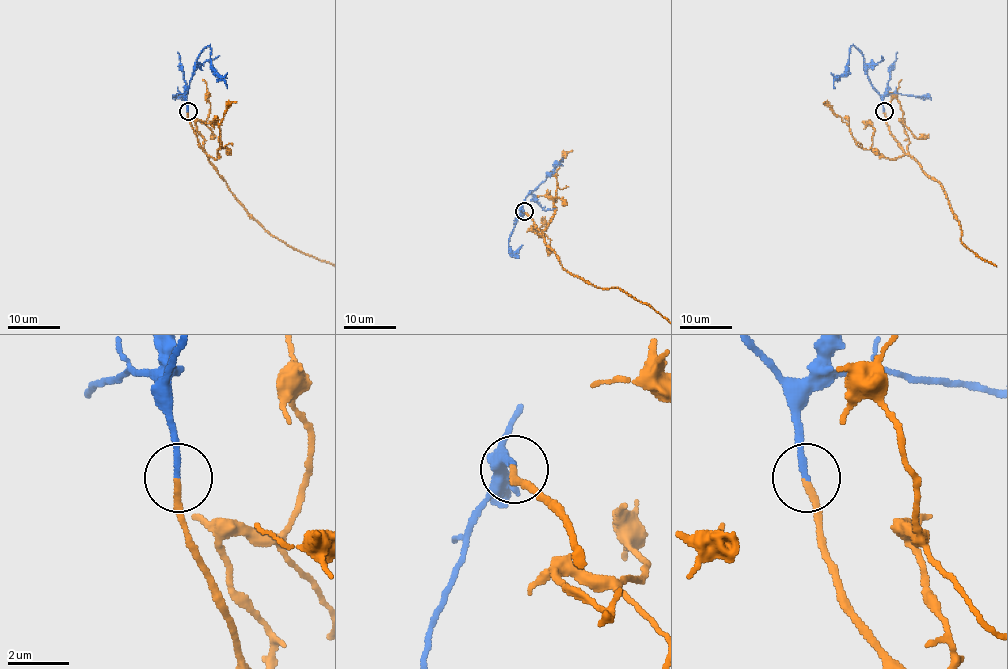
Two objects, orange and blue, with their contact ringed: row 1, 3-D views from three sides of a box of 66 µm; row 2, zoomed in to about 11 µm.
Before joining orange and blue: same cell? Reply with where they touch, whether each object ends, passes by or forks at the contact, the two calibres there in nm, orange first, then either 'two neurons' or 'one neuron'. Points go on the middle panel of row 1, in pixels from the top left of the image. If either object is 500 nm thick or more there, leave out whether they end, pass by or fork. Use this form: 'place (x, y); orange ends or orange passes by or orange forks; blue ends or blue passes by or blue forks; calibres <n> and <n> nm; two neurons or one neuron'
place (524, 211); orange ends; blue ends; calibres 220 and 200 nm; one neuron

